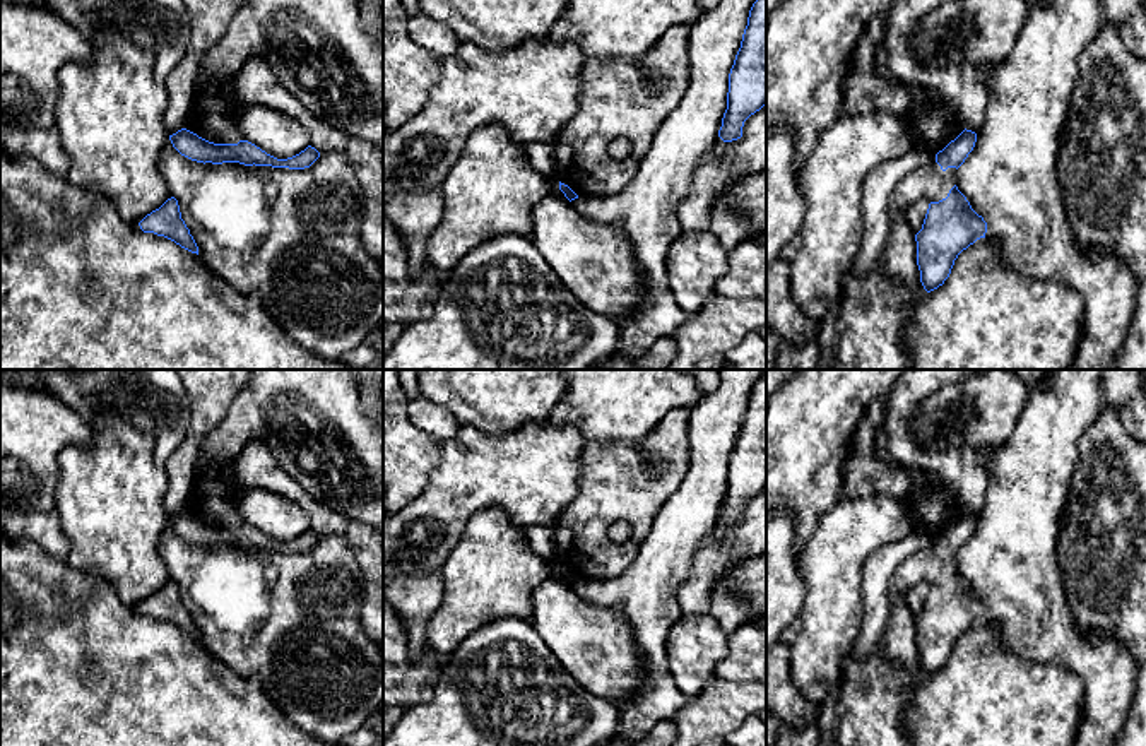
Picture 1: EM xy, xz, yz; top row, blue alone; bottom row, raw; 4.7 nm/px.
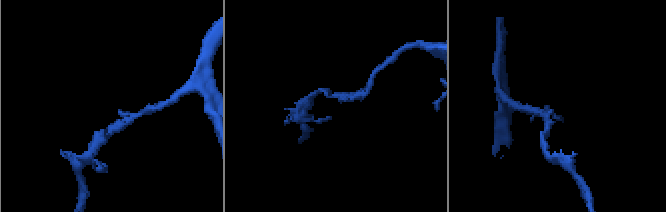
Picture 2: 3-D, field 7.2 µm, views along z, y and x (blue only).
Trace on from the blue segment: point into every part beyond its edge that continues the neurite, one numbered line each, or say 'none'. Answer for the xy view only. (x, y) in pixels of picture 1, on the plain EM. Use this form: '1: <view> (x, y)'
none

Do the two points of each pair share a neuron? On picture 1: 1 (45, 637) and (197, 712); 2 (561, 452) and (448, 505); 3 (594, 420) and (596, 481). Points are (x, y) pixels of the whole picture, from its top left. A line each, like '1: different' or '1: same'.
1: same
2: same
3: different

